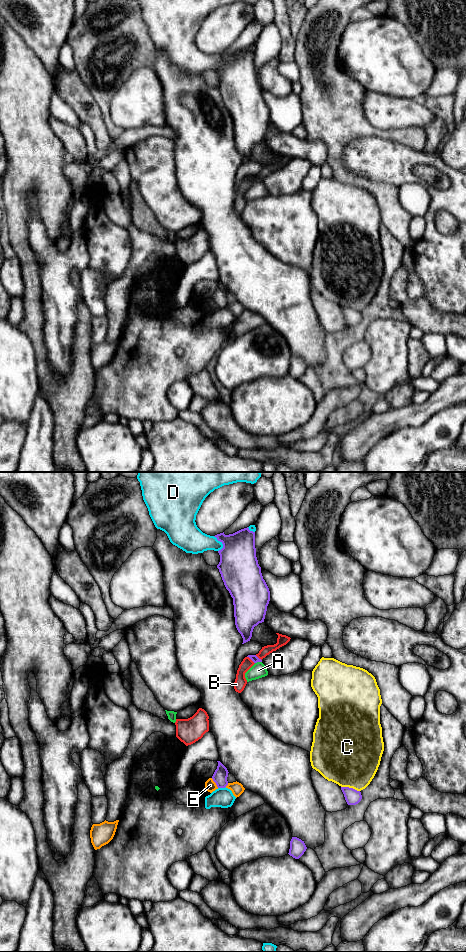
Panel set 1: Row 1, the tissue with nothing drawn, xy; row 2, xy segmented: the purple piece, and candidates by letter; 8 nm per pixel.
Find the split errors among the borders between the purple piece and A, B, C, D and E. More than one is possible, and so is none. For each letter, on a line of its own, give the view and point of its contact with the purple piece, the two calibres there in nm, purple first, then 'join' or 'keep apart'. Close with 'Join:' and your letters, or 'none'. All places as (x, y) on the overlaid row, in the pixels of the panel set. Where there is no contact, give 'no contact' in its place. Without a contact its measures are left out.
A: meets purple in xy at (258, 661); 60 nm thick on the purple side, 120 nm on the other; keep apart
B: meets purple in xy at (251, 659); 60 nm thick on the purple side, 100 nm on the other; keep apart
C: meets purple in xy at (350, 788); 120 nm thick on the purple side, 480 nm on the other; keep apart
D: meets purple in xy at (222, 543); 320 nm thick on the purple side, 200 nm on the other; keep apart
E: meets purple in xy at (215, 782); 120 nm thick on the purple side, 90 nm on the other; keep apart
Join: none

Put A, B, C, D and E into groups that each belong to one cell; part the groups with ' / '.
A / B / C / D / E

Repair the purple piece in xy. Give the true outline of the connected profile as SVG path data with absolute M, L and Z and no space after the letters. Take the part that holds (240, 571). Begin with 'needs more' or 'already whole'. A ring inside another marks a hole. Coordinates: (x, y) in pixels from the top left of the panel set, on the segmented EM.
already whole; M247 527L233 534L225 535L223 532L214 537L223 544L223 548L218 551L220 562L217 568L226 589L233 598L235 625L244 644L250 641L254 627L264 622L270 601L270 591L256 557L255 532Z

